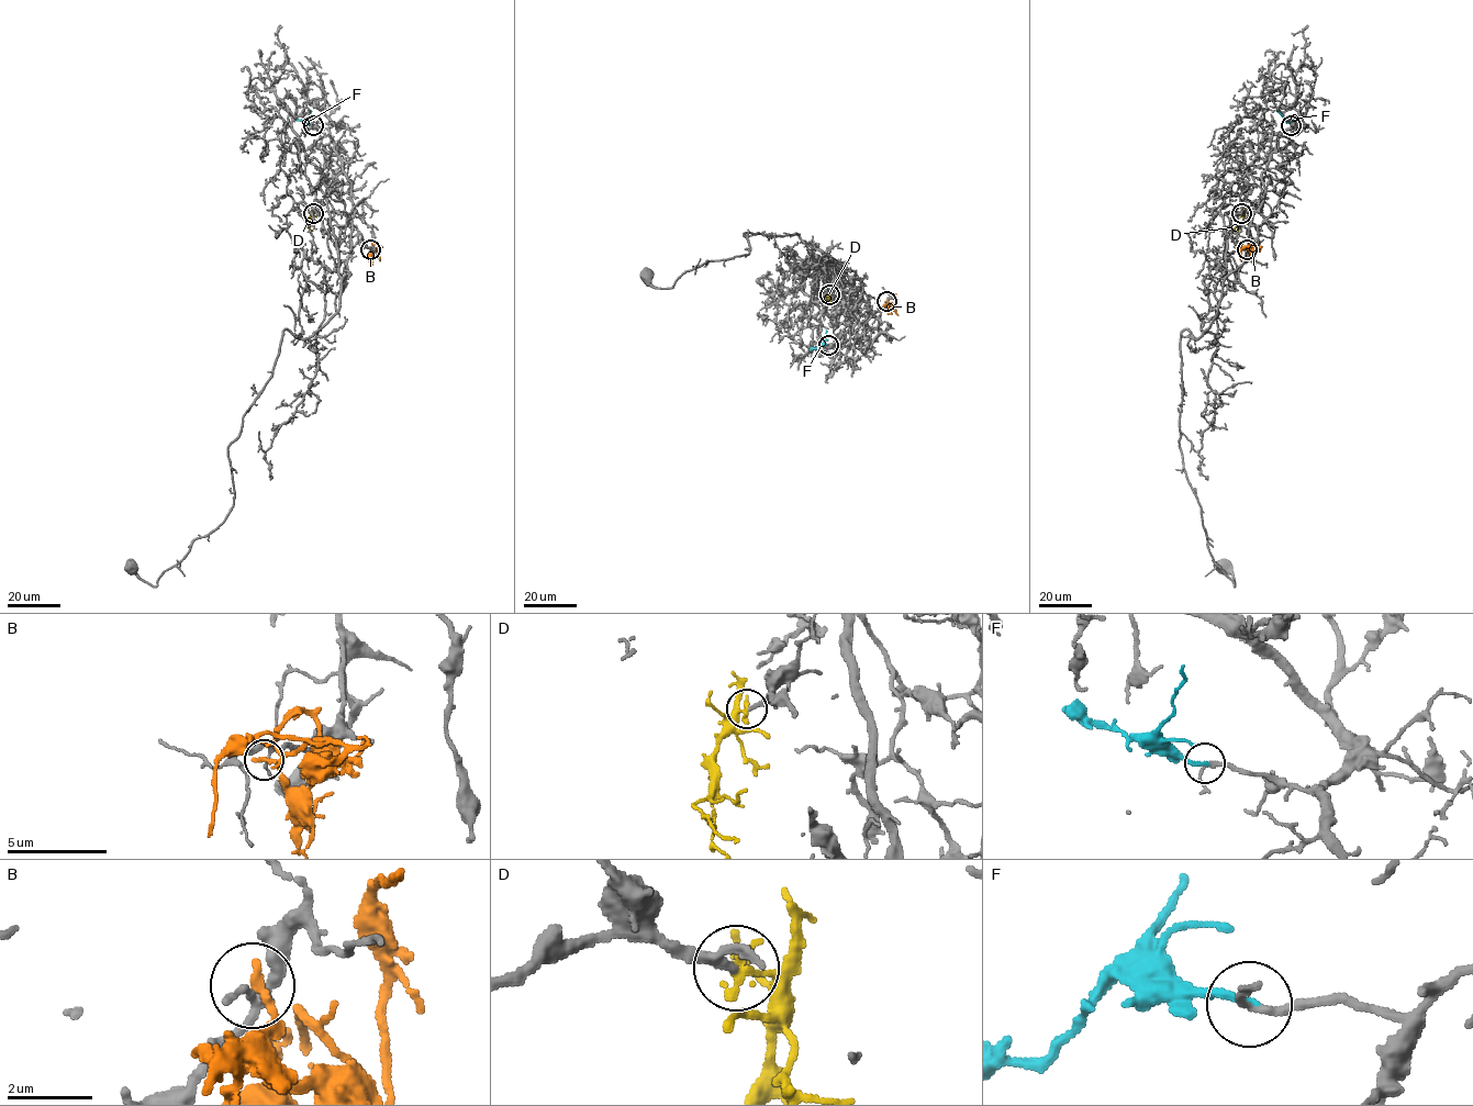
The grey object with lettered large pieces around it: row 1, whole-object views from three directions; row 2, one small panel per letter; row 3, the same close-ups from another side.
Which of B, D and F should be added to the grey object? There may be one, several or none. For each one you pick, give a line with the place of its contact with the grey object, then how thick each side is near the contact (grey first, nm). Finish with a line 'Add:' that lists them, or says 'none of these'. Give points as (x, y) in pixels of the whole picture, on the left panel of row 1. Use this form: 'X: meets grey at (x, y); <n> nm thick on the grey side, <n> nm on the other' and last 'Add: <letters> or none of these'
F: meets grey at (313, 125); 140 nm thick on the grey side, 190 nm on the other
Add: F

